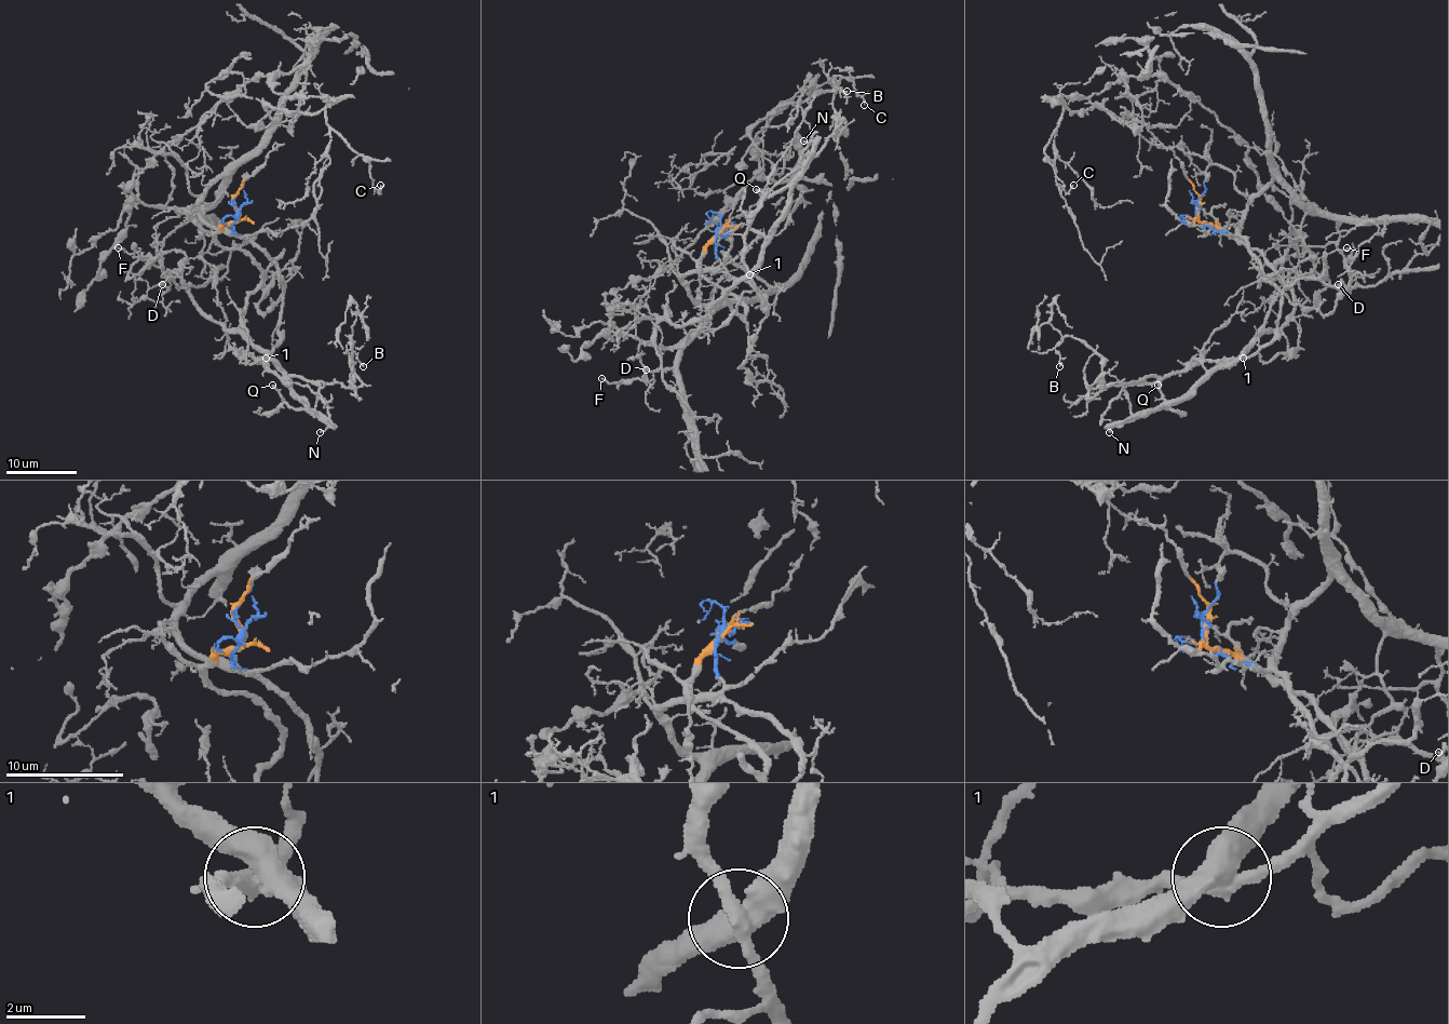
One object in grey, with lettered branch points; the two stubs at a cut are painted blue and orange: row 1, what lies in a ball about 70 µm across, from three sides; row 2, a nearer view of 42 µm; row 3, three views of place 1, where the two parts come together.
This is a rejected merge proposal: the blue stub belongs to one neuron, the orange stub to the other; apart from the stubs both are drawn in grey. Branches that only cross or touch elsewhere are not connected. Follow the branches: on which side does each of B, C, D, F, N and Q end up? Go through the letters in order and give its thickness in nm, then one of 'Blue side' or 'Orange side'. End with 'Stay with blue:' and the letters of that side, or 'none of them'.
B: Thickness 150 nm. Blue side
C: Thickness 110 nm. Blue side
D: Thickness 100 nm. Blue side
F: Thickness 160 nm. Blue side
N: Thickness 170 nm. Orange side
Q: Thickness 240 nm. Orange side
Stay with blue: B, C, D, F

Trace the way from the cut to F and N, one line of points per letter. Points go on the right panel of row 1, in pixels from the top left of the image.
F: (1197, 213), (1219, 231), (1237, 229), (1251, 201), (1278, 179), (1337, 221), (1337, 247), (1348, 265), (1345, 247)
N: (1197, 212), (1202, 221), (1257, 248), (1284, 288), (1263, 331), (1237, 358), (1109, 432)

